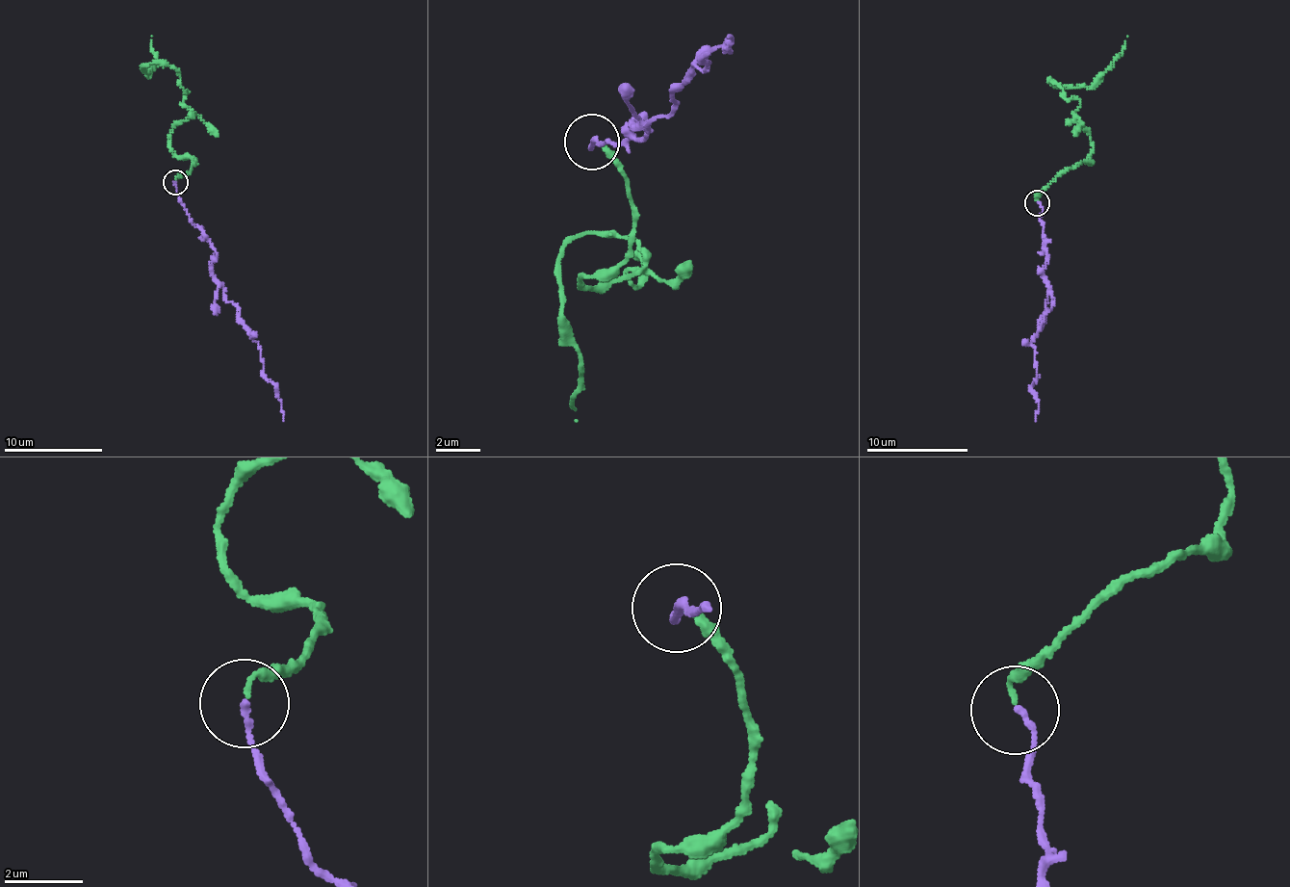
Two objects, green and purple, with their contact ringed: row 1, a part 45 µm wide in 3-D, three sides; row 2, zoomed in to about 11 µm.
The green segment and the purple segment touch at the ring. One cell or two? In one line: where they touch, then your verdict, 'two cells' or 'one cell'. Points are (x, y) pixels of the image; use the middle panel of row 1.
place (592, 142); one cell

